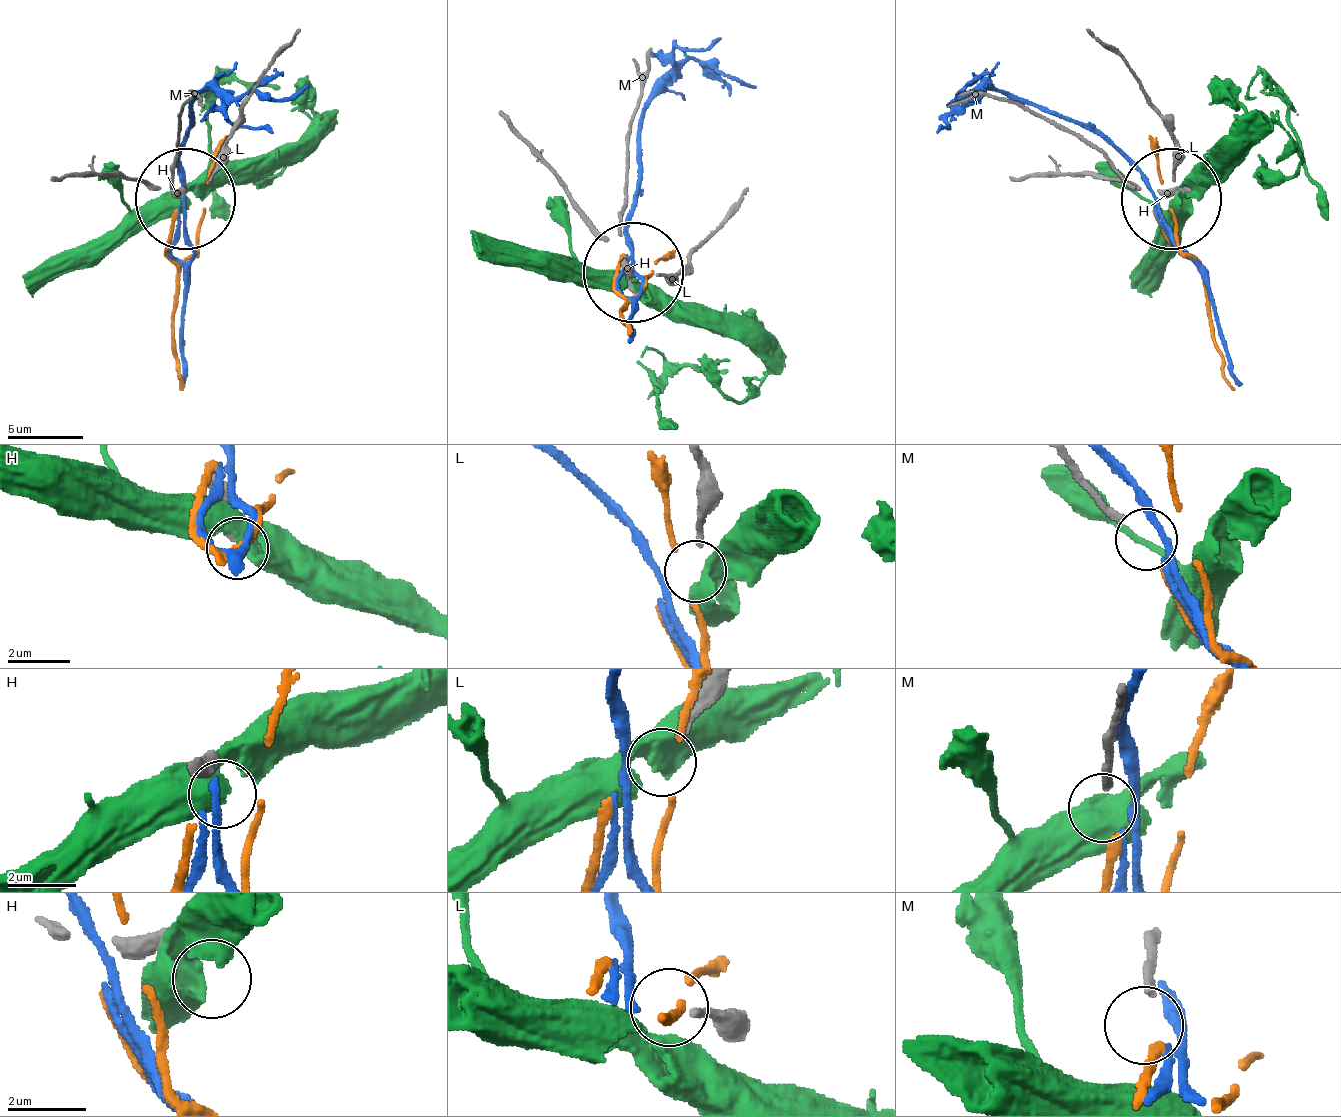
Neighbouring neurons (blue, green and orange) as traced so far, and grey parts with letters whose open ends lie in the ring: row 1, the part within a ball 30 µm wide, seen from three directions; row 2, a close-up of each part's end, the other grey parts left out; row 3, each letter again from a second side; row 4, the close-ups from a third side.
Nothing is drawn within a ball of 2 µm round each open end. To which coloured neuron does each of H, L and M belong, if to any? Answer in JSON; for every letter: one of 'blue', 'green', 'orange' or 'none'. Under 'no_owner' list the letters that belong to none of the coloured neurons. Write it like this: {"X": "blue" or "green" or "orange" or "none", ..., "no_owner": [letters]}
{"H": "none", "L": "none", "M": "orange", "no_owner": ["H", "L"]}

